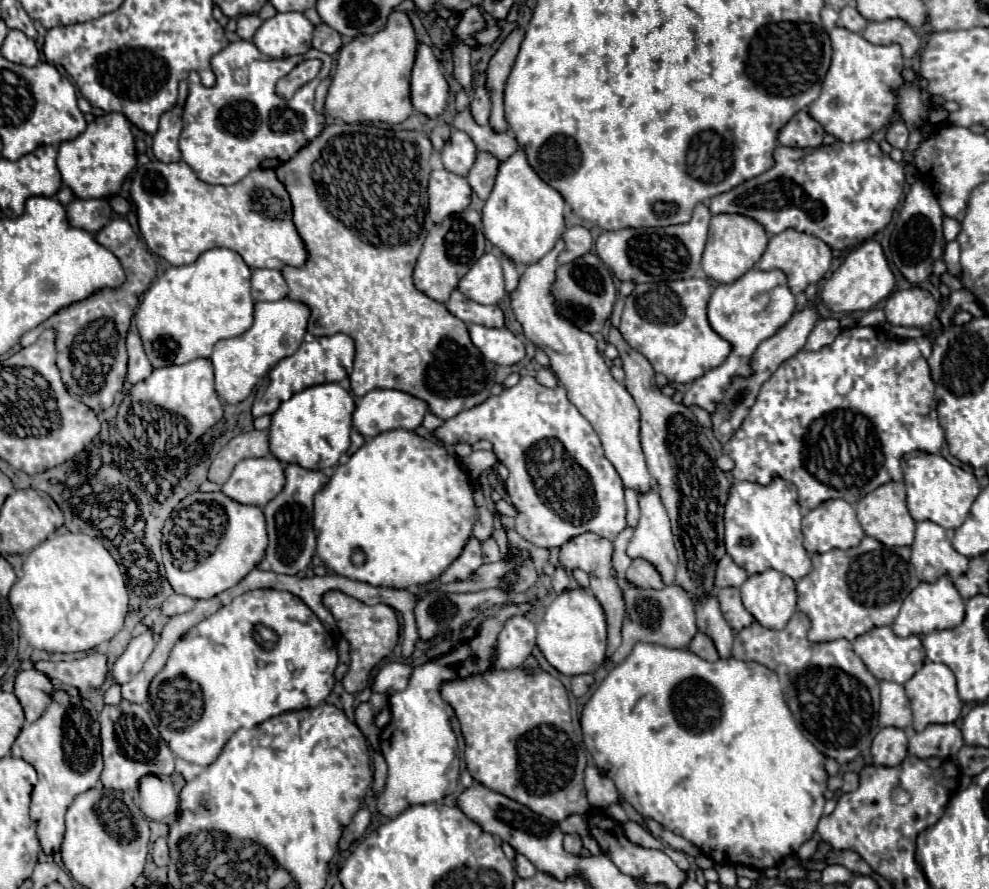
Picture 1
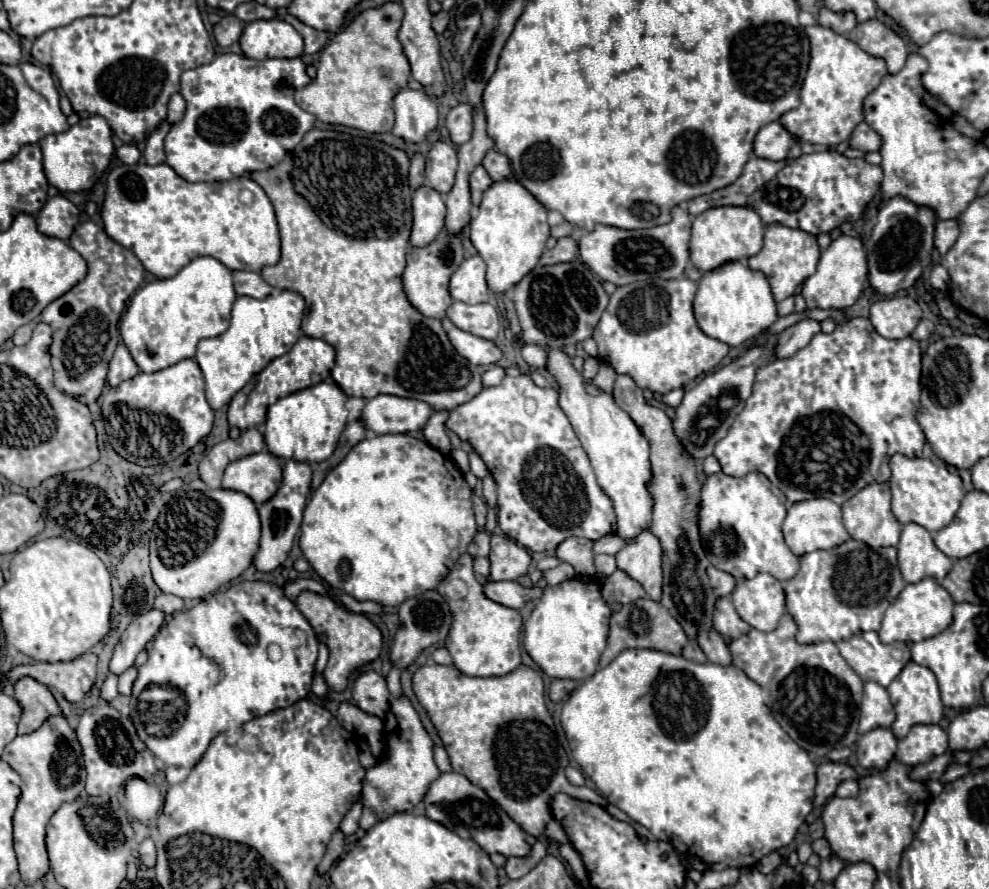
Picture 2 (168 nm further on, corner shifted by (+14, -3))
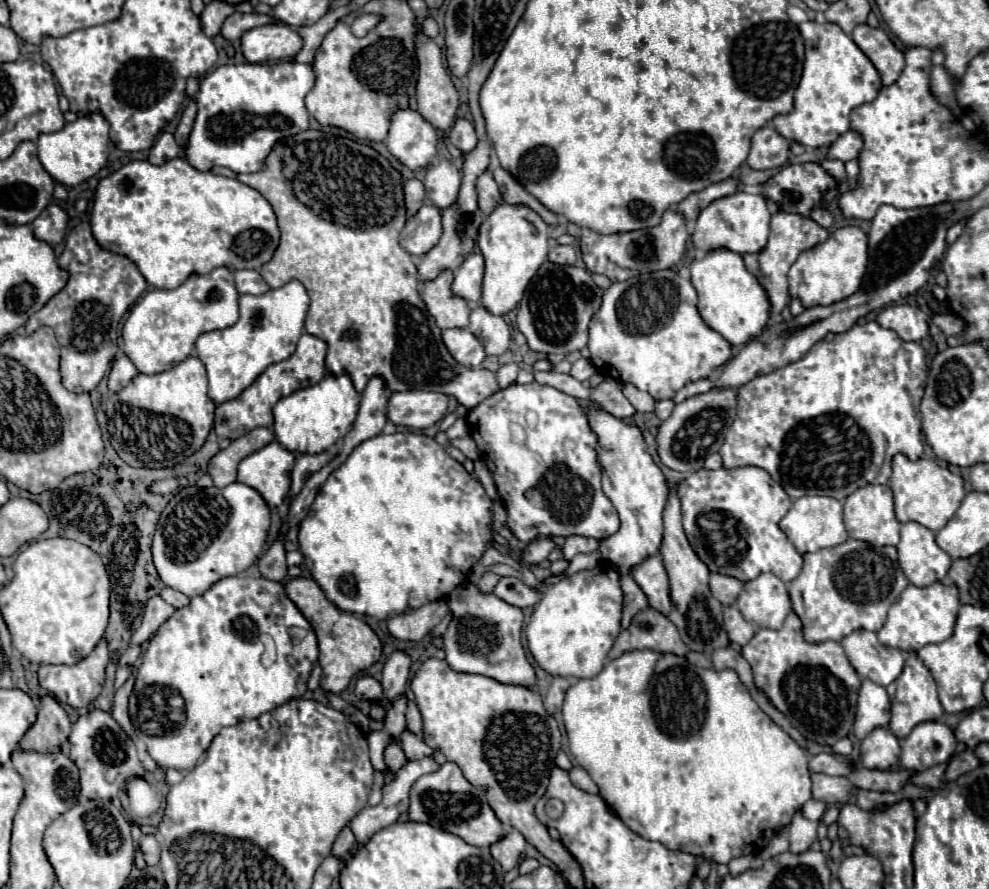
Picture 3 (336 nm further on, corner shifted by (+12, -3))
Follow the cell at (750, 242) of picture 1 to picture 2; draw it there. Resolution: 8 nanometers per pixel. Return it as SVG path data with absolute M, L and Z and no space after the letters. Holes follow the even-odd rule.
M720 206L708 208L694 218L692 238L690 238L690 260L700 272L714 270L730 260L746 260L760 252L764 236L764 224L754 208L748 206Z

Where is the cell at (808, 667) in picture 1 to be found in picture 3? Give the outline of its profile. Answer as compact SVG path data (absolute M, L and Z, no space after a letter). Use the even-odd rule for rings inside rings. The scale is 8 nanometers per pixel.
M792 612L780 630L758 630L754 638L742 646L742 656L750 664L757 688L806 740L820 746L834 746L838 740L850 736L862 680L838 642L806 642L802 624Z

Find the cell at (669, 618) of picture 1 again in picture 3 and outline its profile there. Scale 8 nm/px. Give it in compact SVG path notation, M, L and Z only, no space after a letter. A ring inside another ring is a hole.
M652 608L638 612L632 624L620 632L620 636L616 638L610 650L610 658L618 658L628 650L638 650L638 648L672 652L676 656L684 656L688 652L674 624L670 624L670 620L664 614Z

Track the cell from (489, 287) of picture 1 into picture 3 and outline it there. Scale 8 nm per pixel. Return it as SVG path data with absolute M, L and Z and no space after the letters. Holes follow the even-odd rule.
M470 254L458 272L454 274L452 292L468 302L480 302L482 298L482 276L484 276L484 258L482 254Z

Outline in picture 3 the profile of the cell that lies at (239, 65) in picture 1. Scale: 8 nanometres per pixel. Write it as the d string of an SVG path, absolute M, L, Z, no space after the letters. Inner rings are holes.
M282 60L274 64L224 64L210 70L200 82L200 92L196 94L198 114L188 142L182 146L188 164L200 172L208 172L216 166L230 168L236 174L260 172L266 166L266 158L278 140L308 130L308 110L304 106L304 96L312 86L312 66L294 60Z

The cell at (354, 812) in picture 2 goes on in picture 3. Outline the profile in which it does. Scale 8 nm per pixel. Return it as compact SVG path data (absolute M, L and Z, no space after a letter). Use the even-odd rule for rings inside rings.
M346 826L340 834L338 834L338 838L336 838L336 842L334 842L334 848L332 848L332 854L334 856L344 856L350 848L352 848L352 844L356 842L356 838L354 838L354 834L352 834L352 830L350 830L350 826Z

